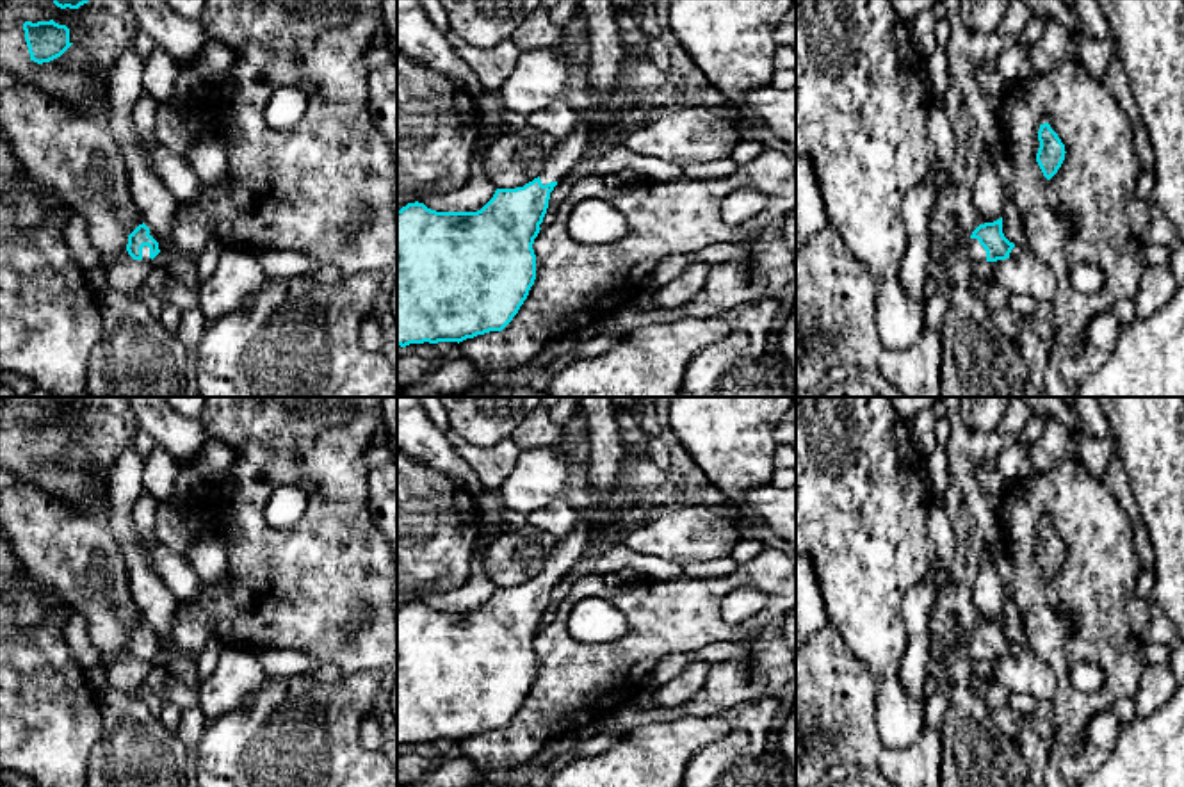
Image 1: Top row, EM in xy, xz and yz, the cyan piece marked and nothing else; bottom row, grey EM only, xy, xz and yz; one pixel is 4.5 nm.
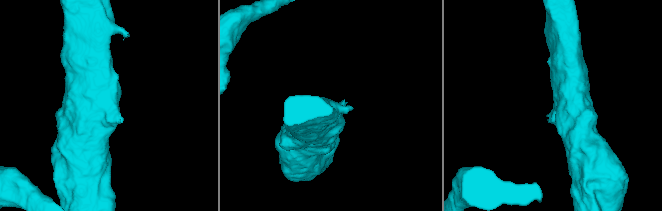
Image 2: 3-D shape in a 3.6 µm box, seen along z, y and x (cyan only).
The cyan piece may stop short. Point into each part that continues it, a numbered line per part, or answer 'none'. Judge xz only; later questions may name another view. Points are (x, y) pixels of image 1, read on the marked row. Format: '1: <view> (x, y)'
1: xz (568, 152)

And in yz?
1: yz (973, 248)

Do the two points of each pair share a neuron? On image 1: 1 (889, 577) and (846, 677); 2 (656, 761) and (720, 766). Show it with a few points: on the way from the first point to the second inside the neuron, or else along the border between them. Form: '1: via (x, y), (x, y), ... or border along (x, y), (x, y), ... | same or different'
1: border along (830, 624), (846, 647), (876, 677), (878, 689) | different
2: border along (720, 738), (702, 746), (684, 768) | different

